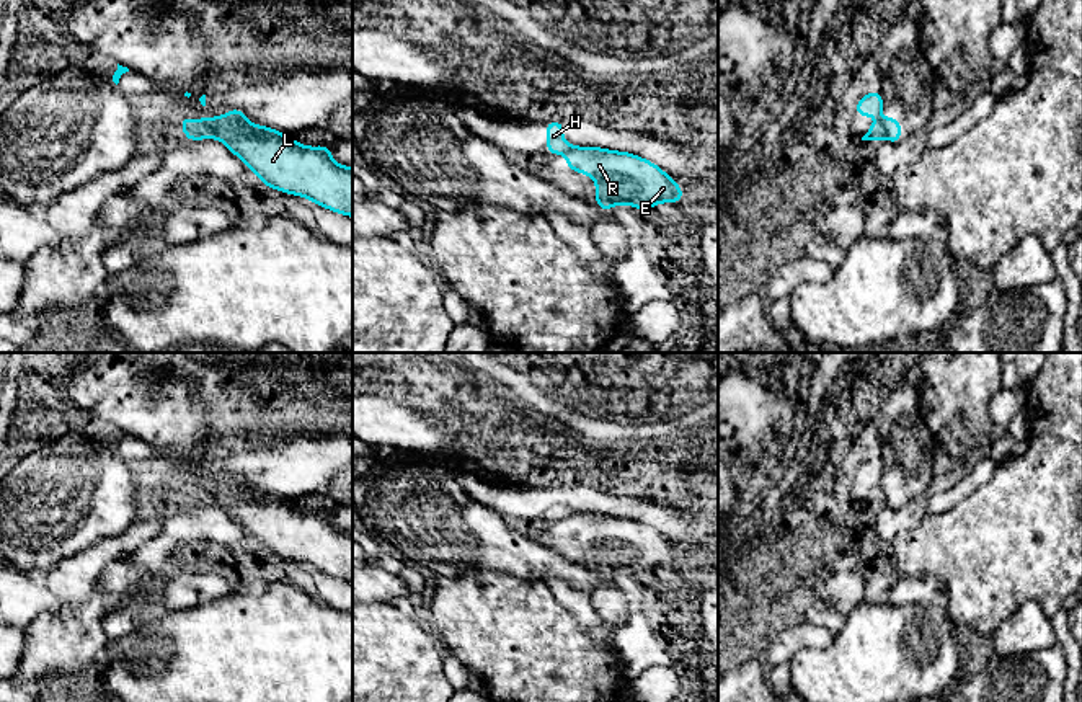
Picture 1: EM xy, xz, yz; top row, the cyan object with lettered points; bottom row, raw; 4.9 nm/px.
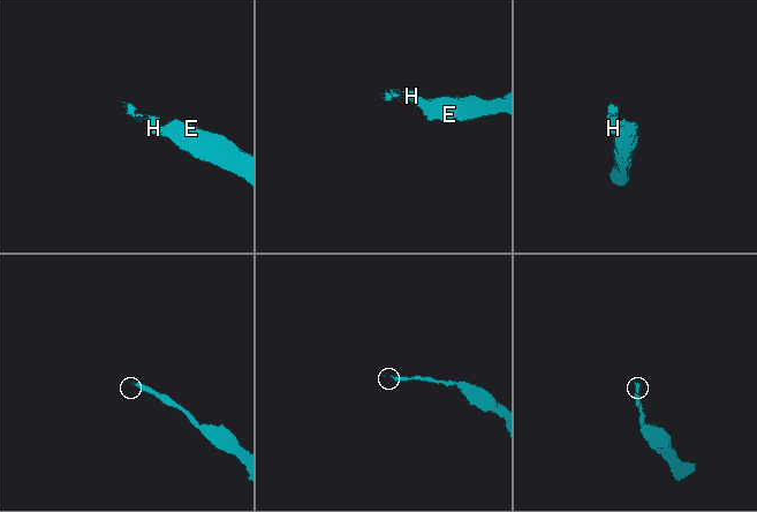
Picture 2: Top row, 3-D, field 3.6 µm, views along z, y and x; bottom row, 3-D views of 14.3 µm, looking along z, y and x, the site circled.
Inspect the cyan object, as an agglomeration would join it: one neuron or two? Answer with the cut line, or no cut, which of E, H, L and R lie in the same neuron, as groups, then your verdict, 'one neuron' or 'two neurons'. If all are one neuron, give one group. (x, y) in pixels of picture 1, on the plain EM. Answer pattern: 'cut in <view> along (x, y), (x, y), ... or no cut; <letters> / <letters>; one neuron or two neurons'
cut in yz along (880, 484), (885, 503); E L R / H; two neurons

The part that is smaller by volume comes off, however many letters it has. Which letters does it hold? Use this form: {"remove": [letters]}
{"remove": ["H"]}

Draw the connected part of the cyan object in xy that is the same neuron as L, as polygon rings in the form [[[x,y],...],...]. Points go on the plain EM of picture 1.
[[[235,472],[228,480],[202,483],[201,488],[209,495],[207,503],[224,508],[248,535],[259,542],[261,550],[305,562],[313,570],[353,583],[353,532],[335,529],[330,511],[305,513],[284,498],[251,490]]]

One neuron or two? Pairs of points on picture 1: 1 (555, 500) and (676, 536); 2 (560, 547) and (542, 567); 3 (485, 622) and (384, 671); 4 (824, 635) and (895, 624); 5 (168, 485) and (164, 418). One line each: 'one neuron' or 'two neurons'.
1: one neuron
2: two neurons
3: two neurons
4: two neurons
5: two neurons

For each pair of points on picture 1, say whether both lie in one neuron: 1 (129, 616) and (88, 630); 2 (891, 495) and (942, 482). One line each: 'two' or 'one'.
1: two
2: two

